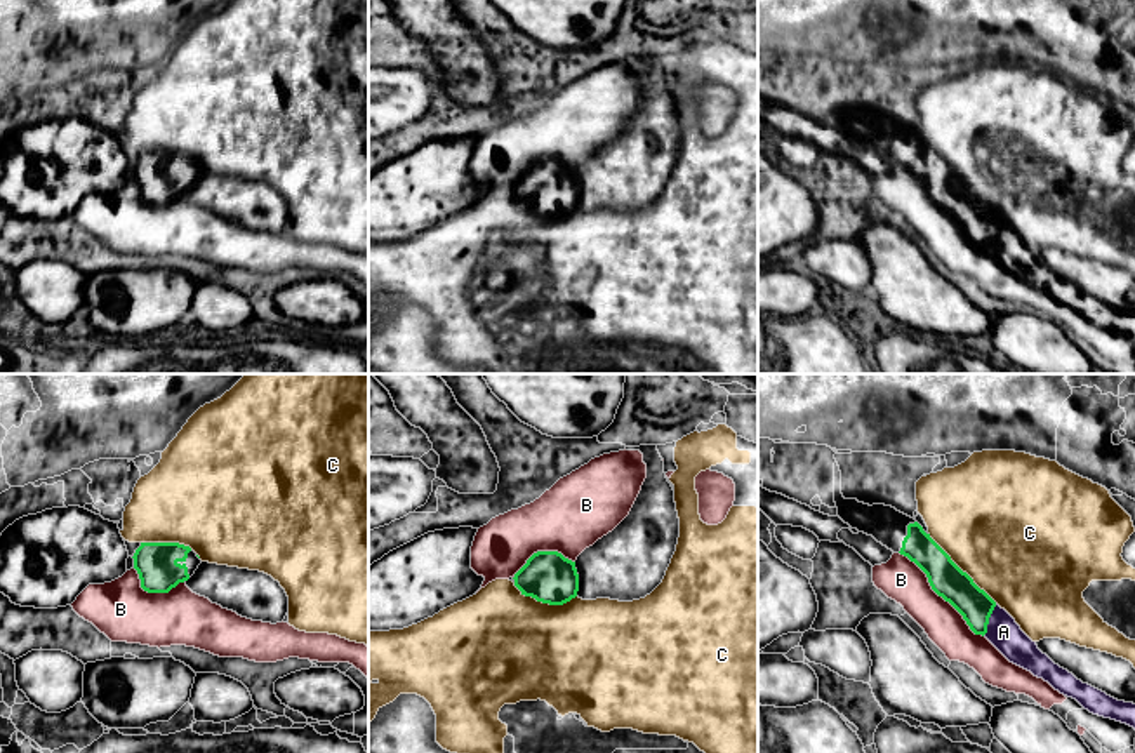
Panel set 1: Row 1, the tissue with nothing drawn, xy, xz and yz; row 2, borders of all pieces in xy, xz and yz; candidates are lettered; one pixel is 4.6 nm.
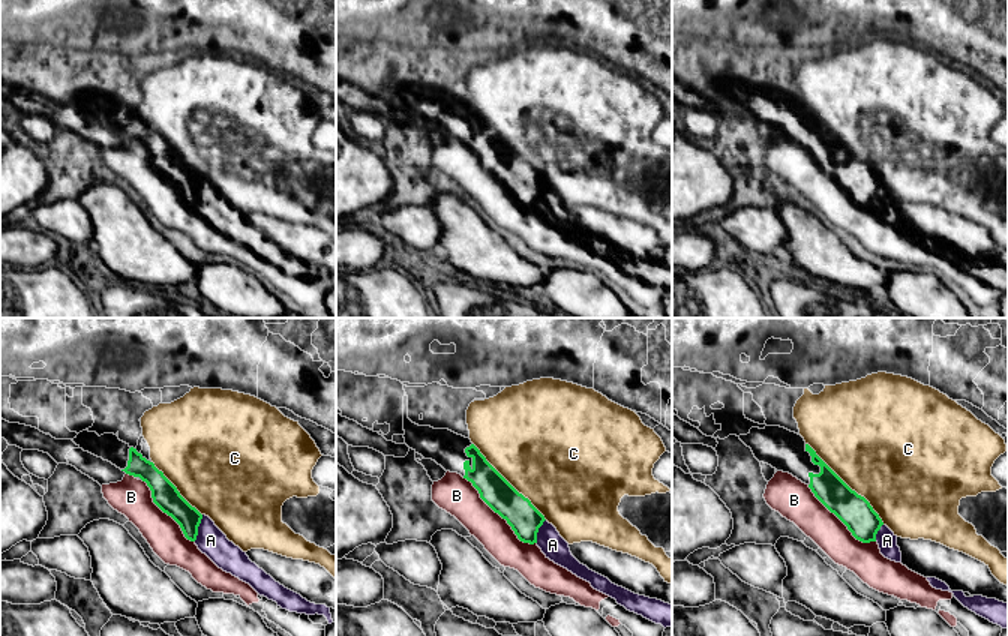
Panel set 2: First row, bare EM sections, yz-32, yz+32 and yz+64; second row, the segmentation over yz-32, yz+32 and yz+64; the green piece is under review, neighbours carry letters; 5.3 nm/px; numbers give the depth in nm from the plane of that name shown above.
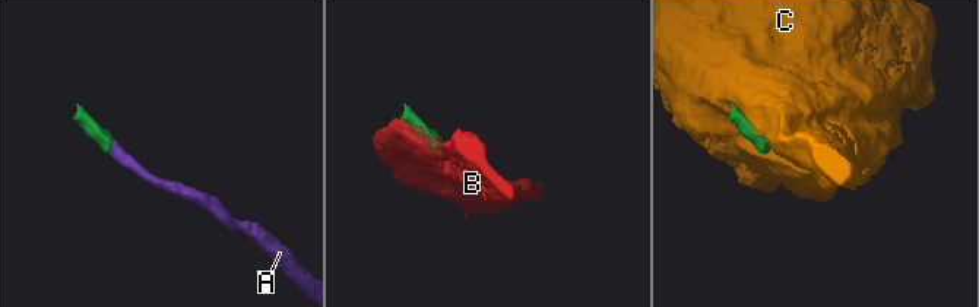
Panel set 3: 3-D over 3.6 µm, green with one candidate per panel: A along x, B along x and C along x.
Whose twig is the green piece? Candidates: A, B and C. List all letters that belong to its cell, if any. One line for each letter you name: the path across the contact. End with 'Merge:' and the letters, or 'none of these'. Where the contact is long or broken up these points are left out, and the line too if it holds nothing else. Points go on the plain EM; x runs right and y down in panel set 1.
A: across yz (949, 192), (988, 230), (1003, 242)
Merge: A

